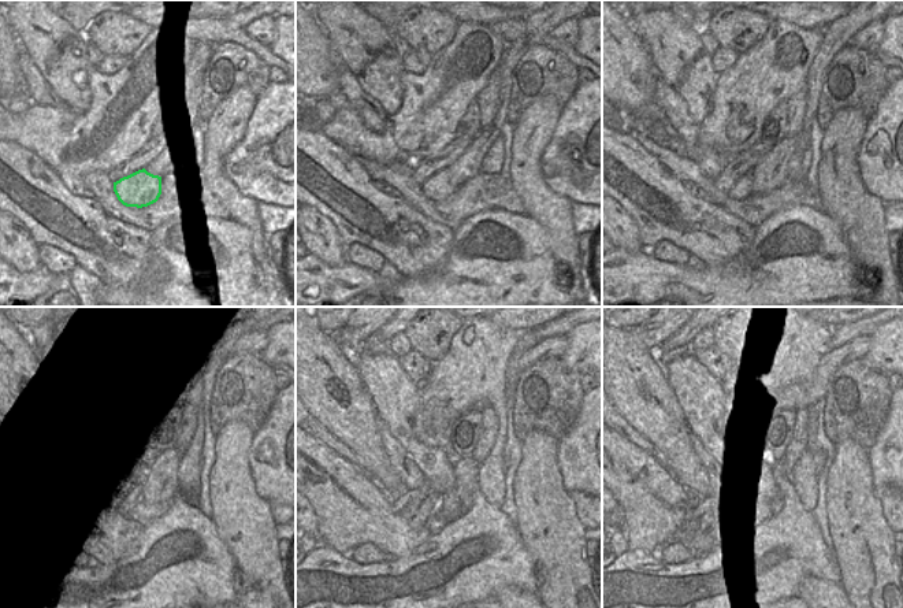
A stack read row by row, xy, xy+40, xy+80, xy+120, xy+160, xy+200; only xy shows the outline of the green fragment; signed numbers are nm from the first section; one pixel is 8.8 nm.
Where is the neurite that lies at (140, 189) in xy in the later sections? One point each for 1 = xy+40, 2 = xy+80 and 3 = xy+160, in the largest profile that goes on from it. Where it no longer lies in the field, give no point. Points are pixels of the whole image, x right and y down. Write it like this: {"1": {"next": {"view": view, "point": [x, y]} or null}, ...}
{"1": {"next": {"view": "xy+40", "point": [438, 188]}}, "2": {"next": {"view": "xy+80", "point": [742, 189]}}, "3": {"next": {"view": "xy+160", "point": [427, 508]}}}

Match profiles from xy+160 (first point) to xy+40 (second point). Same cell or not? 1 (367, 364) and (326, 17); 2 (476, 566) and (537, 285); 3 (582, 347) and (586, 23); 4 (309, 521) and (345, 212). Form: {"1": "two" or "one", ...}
{"1": "one", "2": "one", "3": "one", "4": "two"}

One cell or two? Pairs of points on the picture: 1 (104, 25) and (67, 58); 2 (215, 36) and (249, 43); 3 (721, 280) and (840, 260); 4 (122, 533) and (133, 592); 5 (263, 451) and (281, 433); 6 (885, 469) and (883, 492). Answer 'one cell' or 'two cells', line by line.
1: two cells
2: one cell
3: one cell
4: two cells
5: one cell
6: two cells

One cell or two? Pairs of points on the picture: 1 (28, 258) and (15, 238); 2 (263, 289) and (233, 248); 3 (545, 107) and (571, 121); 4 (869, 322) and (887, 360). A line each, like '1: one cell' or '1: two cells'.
1: one cell
2: one cell
3: two cells
4: two cells

